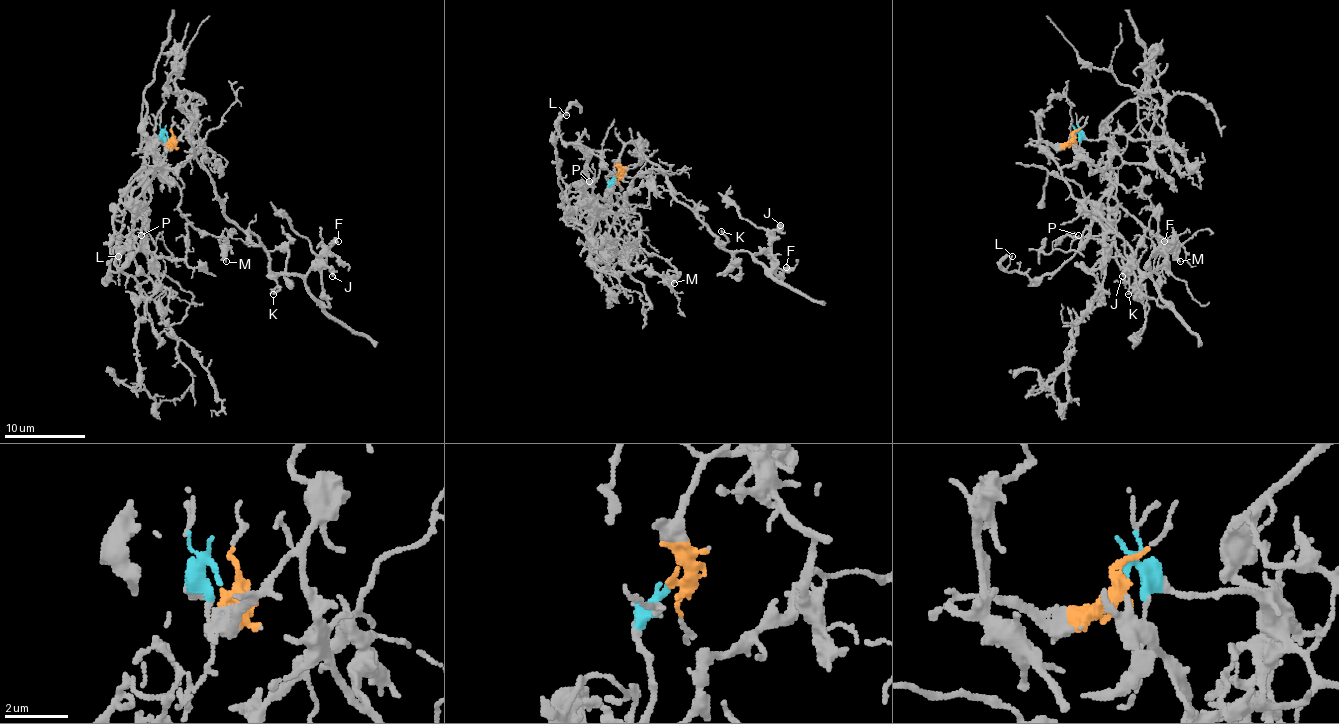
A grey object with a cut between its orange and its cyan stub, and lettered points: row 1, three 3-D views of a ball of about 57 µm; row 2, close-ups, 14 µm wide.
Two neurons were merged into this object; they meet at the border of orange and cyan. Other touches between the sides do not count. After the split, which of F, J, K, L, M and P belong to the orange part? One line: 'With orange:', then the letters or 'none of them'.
With orange: F, J, K

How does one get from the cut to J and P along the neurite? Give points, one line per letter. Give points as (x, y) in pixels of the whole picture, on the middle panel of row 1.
J: (616, 176), (618, 154), (637, 141), (671, 192), (726, 249), (746, 251), (772, 269), (770, 235), (780, 224)
P: (616, 176), (608, 188), (610, 208), (592, 214), (596, 218), (594, 204), (582, 186), (588, 174), (588, 182)

